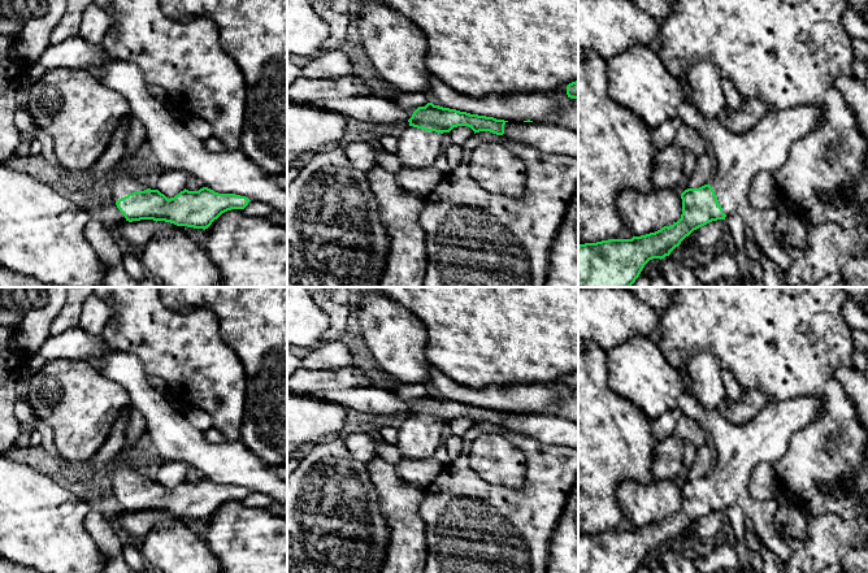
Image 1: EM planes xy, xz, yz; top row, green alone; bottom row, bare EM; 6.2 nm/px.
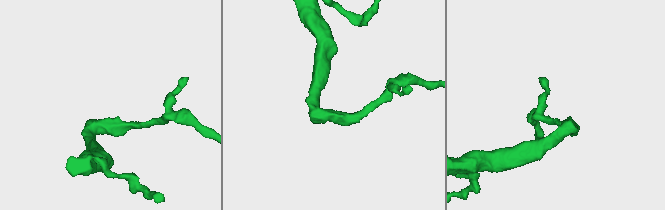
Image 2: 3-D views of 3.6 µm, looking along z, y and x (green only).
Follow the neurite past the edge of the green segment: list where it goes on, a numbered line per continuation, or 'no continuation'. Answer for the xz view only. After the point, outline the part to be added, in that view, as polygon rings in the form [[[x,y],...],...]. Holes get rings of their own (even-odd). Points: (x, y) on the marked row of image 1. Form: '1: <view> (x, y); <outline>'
1: xz (416, 148); [[[408,126],[398,136],[395,156],[402,166],[434,166],[434,161],[440,153],[443,153],[440,133]]]

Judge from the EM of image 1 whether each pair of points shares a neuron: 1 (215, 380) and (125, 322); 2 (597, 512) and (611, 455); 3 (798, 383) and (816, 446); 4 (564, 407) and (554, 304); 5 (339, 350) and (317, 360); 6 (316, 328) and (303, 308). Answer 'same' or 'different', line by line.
1: same
2: same
3: same
4: different
5: same
6: same

